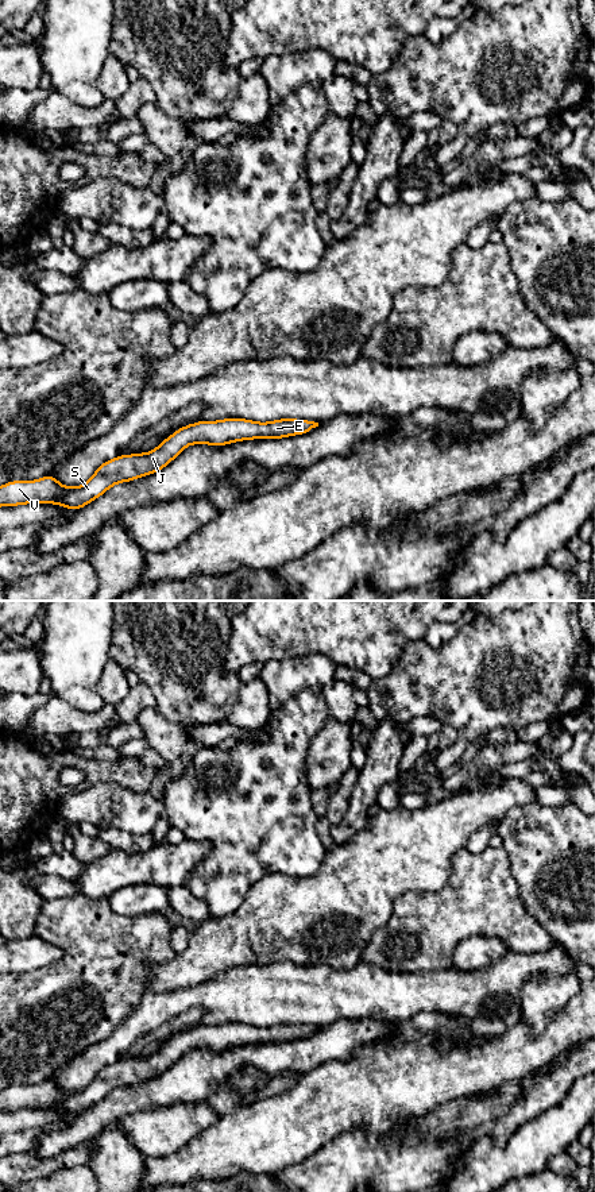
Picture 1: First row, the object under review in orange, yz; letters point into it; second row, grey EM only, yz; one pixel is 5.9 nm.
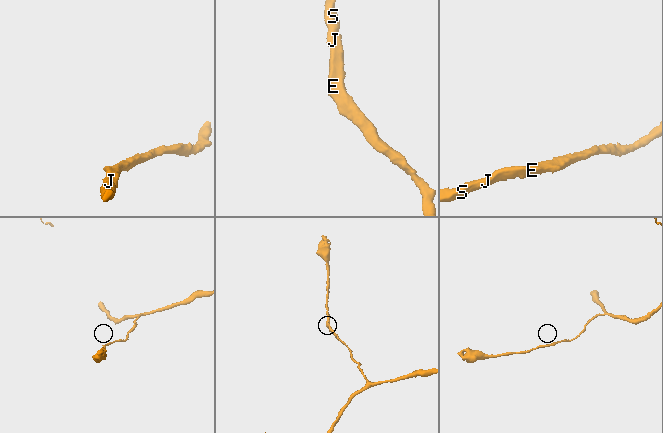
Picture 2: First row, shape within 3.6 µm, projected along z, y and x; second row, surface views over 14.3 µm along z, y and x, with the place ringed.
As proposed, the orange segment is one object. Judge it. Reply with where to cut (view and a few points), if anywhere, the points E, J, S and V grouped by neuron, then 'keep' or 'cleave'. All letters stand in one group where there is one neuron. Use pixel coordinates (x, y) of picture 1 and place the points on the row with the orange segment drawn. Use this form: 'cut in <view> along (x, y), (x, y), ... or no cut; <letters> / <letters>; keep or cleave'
no cut; E J S V; keep

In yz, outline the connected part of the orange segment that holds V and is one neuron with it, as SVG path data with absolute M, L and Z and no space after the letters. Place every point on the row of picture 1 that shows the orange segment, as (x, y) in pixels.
M246 418L198 421L177 429L154 451L119 455L104 462L90 479L78 487L66 487L54 475L38 481L8 482L0 486L0 506L58 504L70 510L77 510L98 498L116 483L130 482L162 470L189 444L225 445L251 439L282 439L308 433L316 427L318 427L318 423L294 418L281 418L270 423L256 423Z

